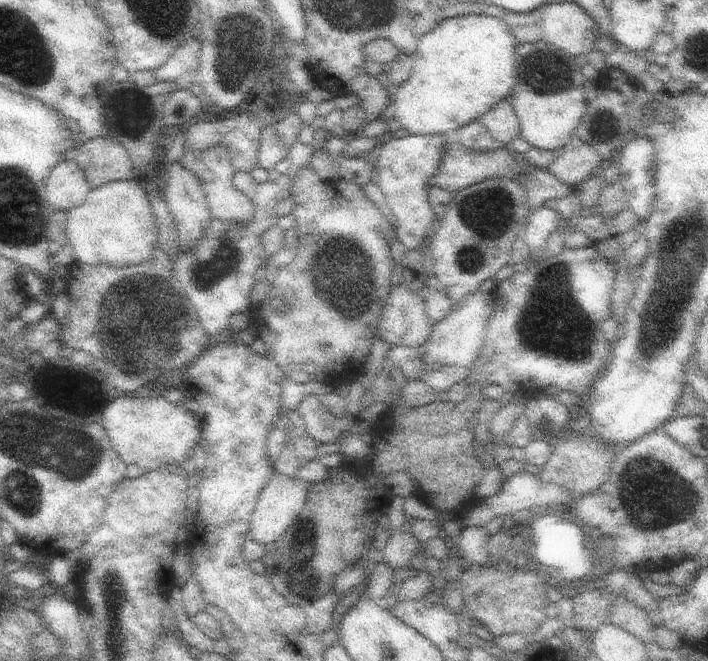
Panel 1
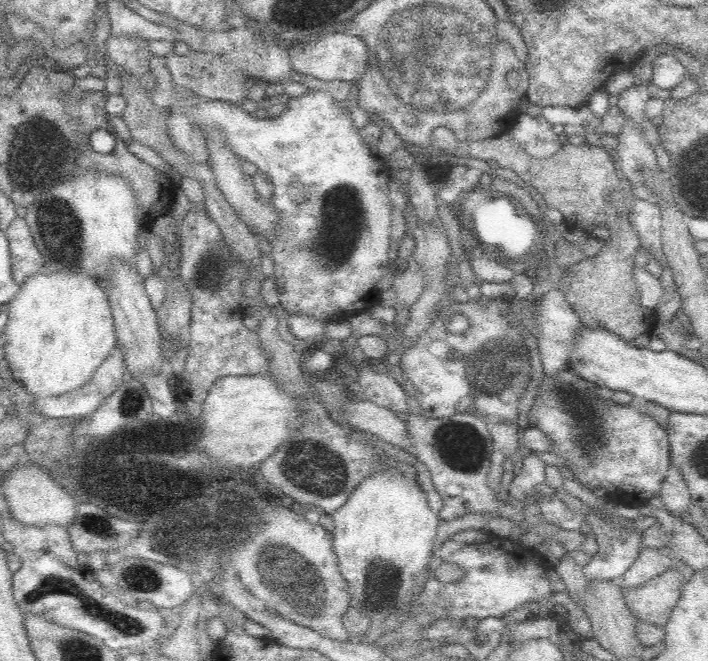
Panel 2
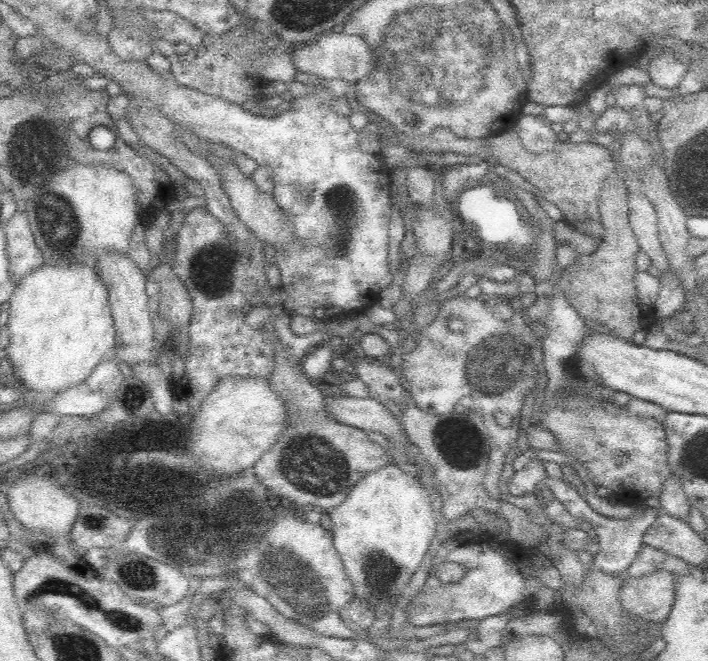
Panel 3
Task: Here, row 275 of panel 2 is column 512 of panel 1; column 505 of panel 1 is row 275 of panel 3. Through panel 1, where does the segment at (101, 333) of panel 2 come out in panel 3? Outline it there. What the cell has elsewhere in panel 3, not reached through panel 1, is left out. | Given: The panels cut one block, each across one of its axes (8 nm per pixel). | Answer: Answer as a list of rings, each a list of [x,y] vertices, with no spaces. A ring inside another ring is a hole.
[[[42,264],[24,276],[24,280],[18,284],[18,290],[10,296],[8,304],[10,318],[6,326],[10,334],[10,346],[4,356],[14,368],[14,382],[24,384],[30,392],[58,394],[80,384],[82,380],[88,380],[92,370],[116,348],[116,328],[108,290],[92,266],[74,264],[68,270],[60,270],[56,264]]]

